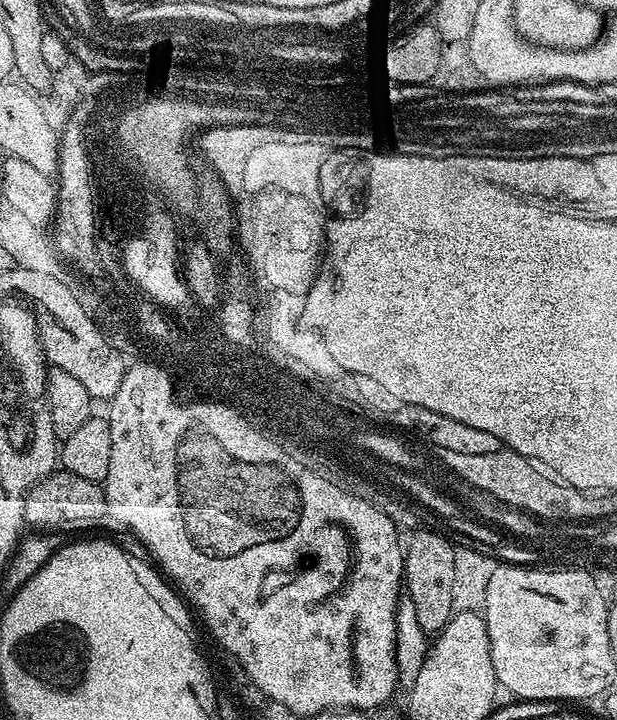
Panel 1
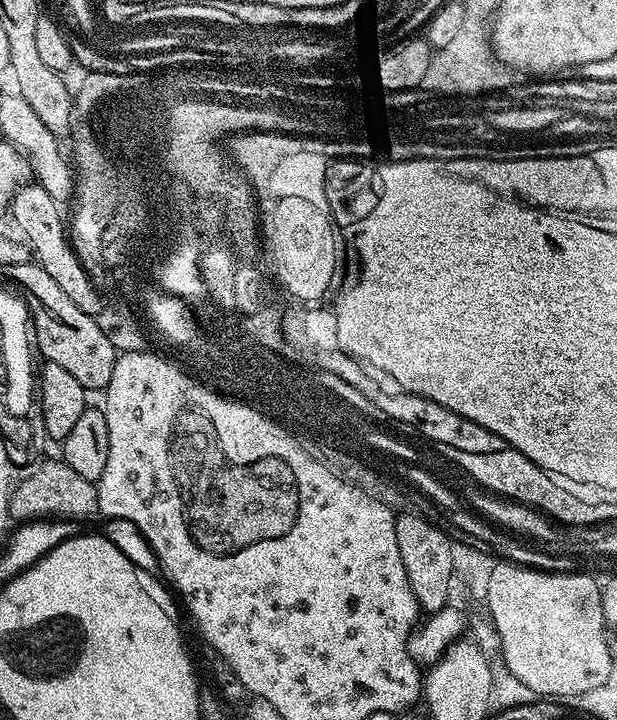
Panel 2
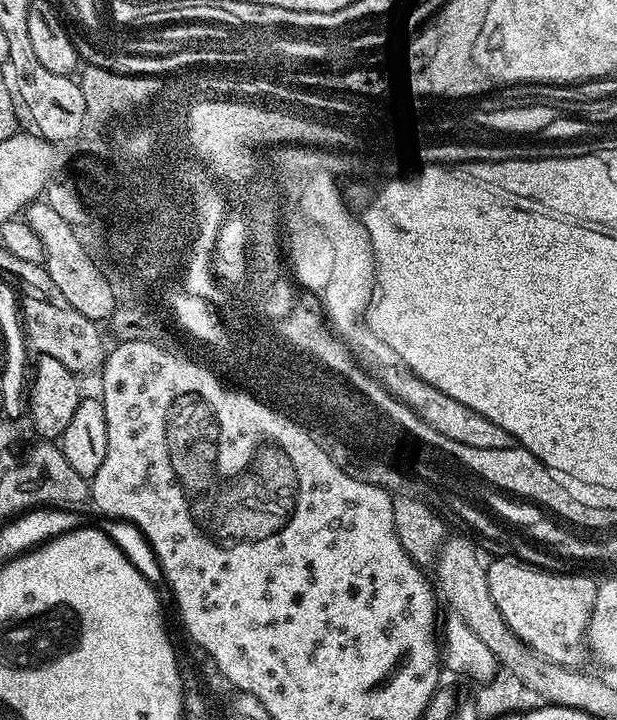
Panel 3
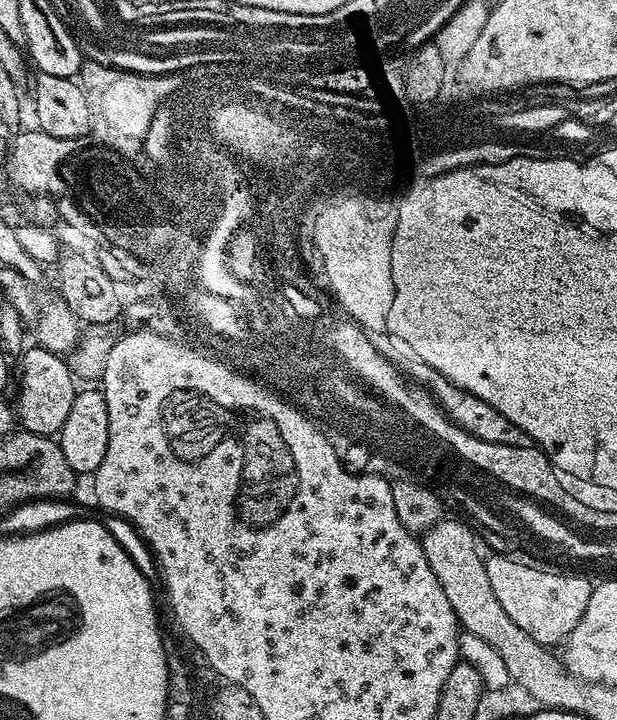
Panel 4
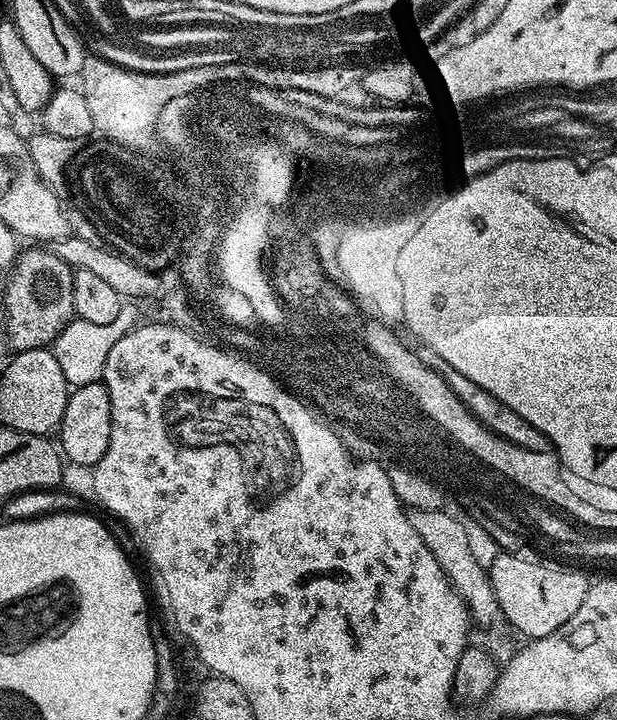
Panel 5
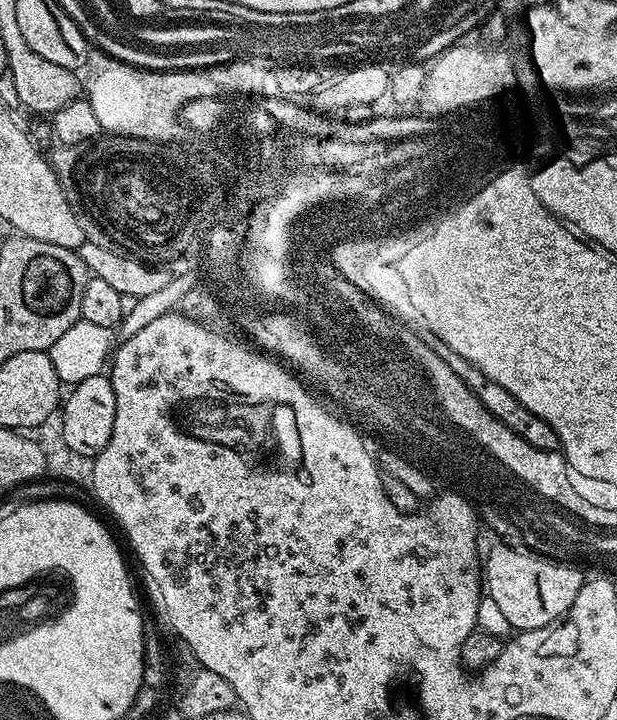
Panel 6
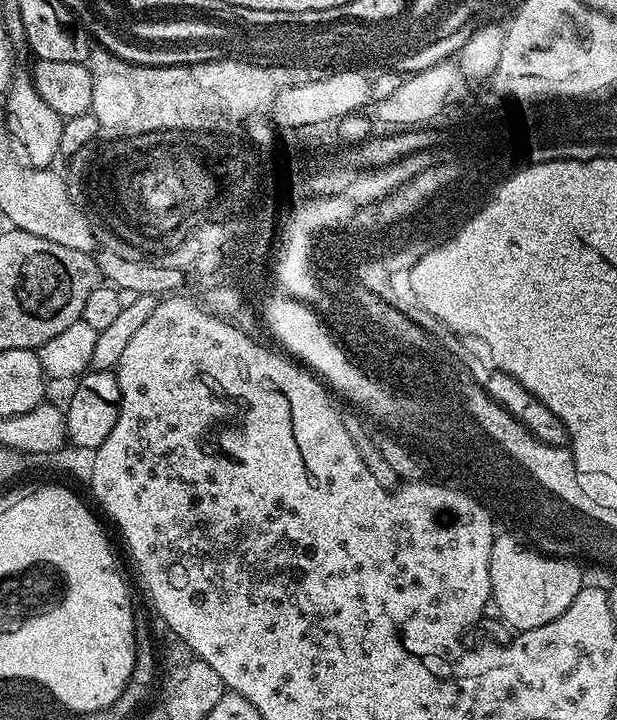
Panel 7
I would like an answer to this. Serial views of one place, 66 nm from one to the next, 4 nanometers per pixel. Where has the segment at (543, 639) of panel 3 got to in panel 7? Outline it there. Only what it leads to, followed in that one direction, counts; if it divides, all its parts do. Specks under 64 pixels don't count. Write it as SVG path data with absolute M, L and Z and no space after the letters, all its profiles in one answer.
M500 534L490 550L490 586L499 619L517 633L546 626L565 612L585 587L586 576L572 558L547 555L527 543L519 544L512 536Z

